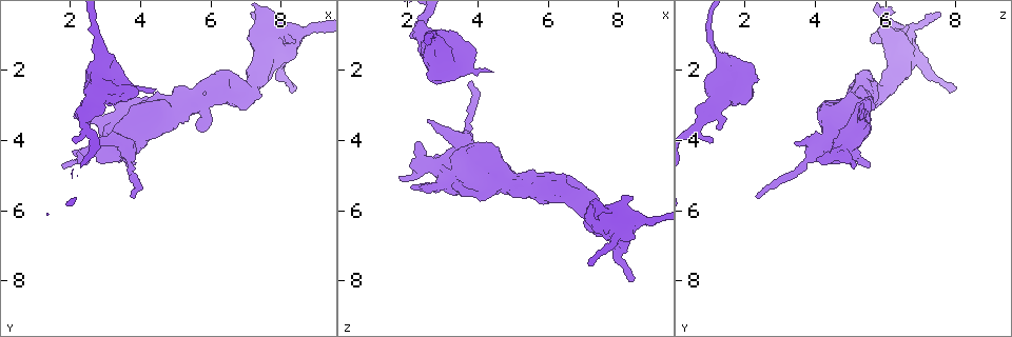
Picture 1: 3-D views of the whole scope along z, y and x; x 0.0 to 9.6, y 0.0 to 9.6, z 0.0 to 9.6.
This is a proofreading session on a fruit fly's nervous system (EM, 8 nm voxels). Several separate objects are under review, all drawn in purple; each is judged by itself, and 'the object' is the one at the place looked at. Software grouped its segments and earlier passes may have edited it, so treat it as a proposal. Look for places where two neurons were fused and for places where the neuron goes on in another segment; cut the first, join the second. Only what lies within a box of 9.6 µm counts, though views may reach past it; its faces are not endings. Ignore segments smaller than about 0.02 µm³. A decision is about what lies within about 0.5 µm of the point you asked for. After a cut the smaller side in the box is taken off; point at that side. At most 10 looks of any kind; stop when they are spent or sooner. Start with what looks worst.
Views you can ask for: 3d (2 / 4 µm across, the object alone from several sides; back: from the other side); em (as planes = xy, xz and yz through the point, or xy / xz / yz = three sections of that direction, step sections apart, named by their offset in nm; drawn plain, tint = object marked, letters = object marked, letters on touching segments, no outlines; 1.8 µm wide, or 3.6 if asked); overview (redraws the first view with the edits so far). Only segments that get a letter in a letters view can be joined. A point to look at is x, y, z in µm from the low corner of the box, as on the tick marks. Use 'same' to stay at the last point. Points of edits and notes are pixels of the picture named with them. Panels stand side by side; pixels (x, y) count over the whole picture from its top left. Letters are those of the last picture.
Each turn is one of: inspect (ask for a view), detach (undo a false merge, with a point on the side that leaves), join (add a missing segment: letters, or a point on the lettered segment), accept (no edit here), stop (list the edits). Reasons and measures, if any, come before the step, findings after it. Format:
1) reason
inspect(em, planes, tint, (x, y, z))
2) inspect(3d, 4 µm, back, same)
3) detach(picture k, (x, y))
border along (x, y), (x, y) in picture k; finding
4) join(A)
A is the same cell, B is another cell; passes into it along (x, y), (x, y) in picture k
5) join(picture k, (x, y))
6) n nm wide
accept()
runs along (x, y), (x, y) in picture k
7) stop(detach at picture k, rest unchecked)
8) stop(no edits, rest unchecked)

three arms meet
inspect(em, 3.6 µm, xz, step 8, tint, (5.60, 3.00, 5.20))

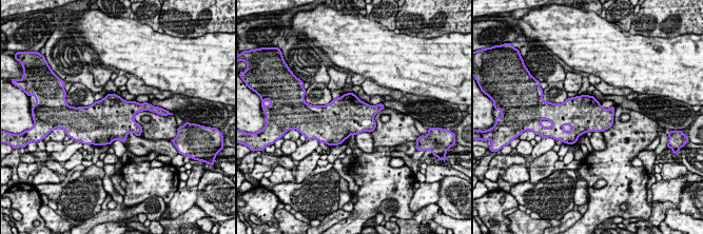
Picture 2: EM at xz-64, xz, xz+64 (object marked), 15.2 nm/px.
cut it another way
inspect(em, 3.6 µm, planes, letters, same)

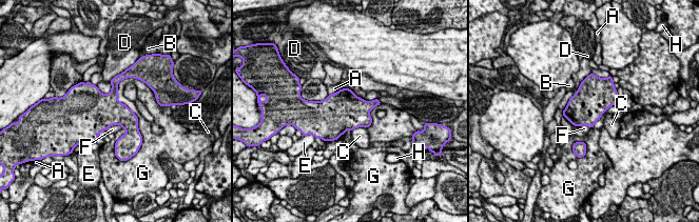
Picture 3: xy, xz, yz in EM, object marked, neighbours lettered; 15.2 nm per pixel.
accept()
A, B, C, D, E, F, G and H are other cells; border along (122, 125), (110, 125), (105, 129) in picture 3; all the same neuron

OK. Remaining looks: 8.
free end
inspect(3d, 2 µm, back, (2.15, 3.10, 5.45))

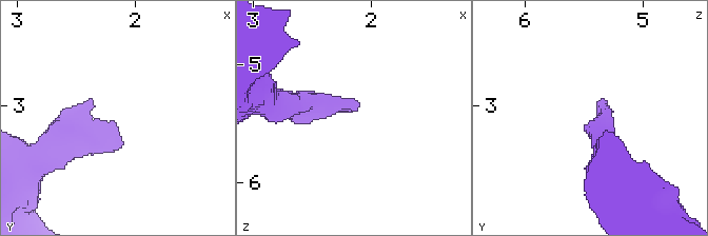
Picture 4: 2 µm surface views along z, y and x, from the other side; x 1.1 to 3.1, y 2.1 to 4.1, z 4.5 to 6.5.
inspect(em, planes, plain, (2.18, 3.14, 5.38))

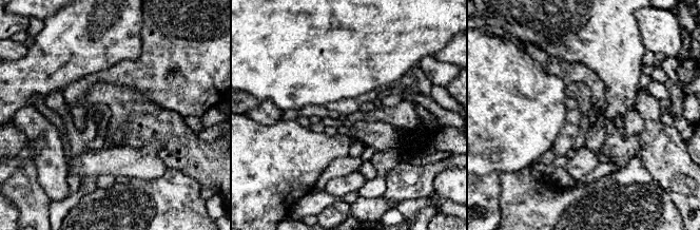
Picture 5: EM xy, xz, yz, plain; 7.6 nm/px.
inspect(em, planes, letters, same)

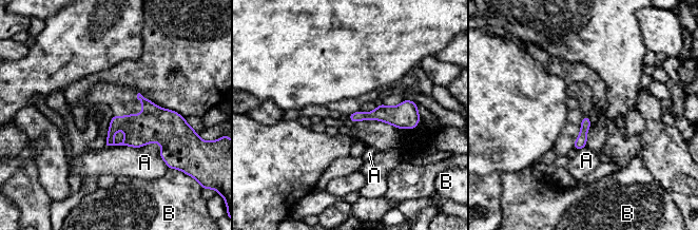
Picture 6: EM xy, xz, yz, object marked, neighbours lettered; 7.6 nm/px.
accept()
A and B are other cells; border along (107, 145), (158, 142), (168, 167) in picture 6; no lettered segment goes on from it

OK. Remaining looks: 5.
free end
inspect(em, xy, step 16, tint, (3.85, 5.60, 2.35))

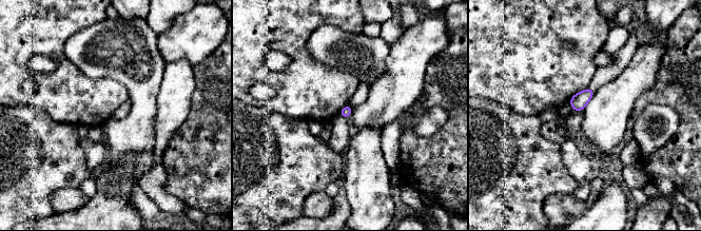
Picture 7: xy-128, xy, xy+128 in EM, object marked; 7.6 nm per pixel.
inspect(em, planes, letters, same)

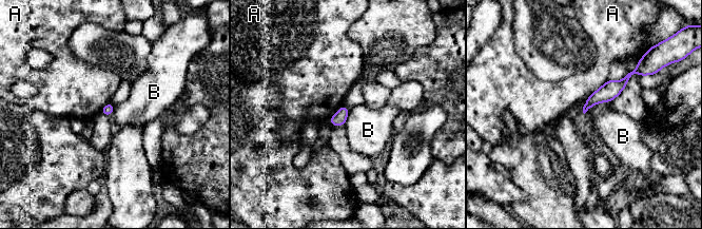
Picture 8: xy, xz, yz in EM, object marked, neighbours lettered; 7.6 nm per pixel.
B touches over 220 nm
accept()
A and B are other cells; border along (610, 100), (597, 102), (584, 113) in picture 8; none of them fits

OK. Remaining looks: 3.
tapers out
inspect(3d, 2 µm, (8.45, 2.45, 8.00))

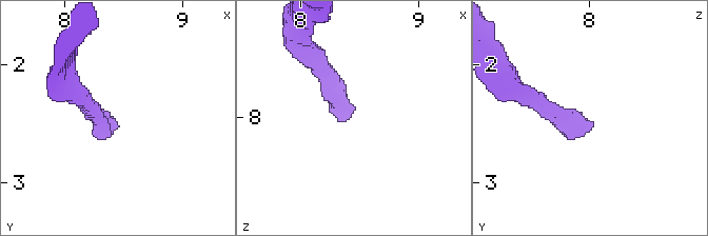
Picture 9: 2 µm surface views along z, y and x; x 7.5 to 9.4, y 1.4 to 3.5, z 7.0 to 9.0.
inspect(em, yz, step 8, plain, (8.44, 2.48, 7.98))

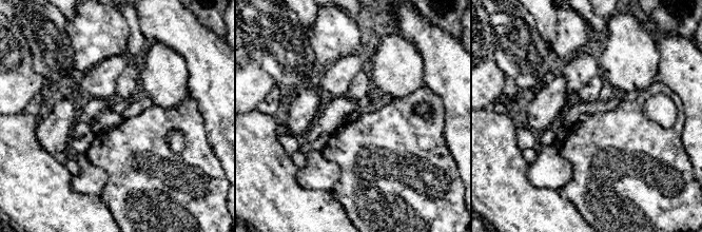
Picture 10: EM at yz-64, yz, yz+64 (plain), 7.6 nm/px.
inspect(em, yz, step 8, letters, same)

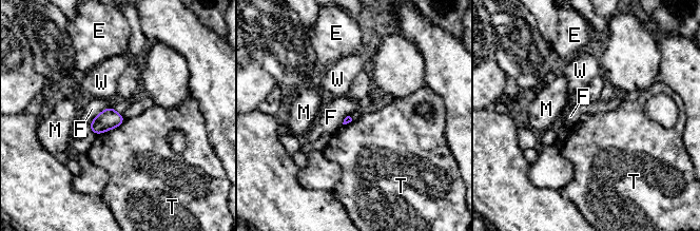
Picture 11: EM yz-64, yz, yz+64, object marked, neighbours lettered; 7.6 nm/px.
accept()
E, F, M, T and W are other cells; border along (111, 107), (102, 110), (89, 124) in picture 11; no lettered segment goes on from it

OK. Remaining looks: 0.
stop(no edits, rest unchecked)

